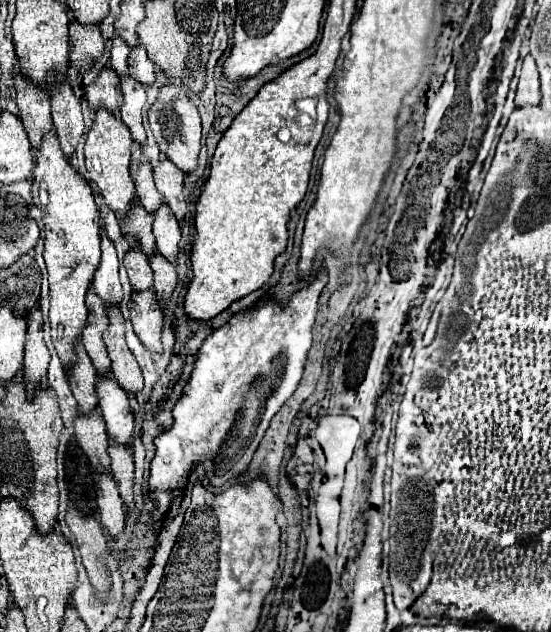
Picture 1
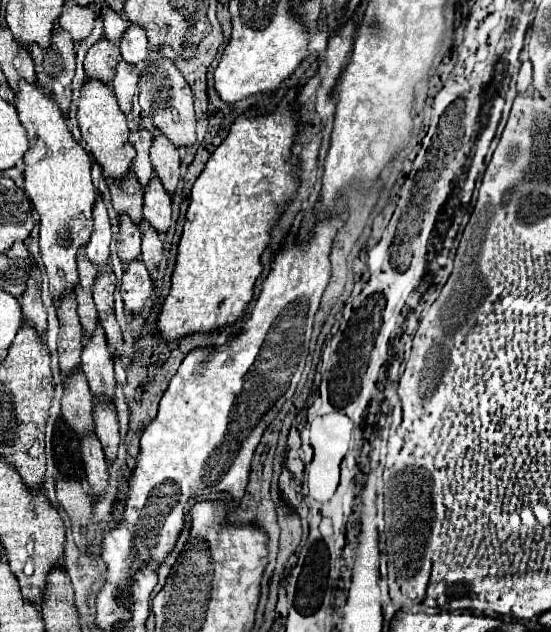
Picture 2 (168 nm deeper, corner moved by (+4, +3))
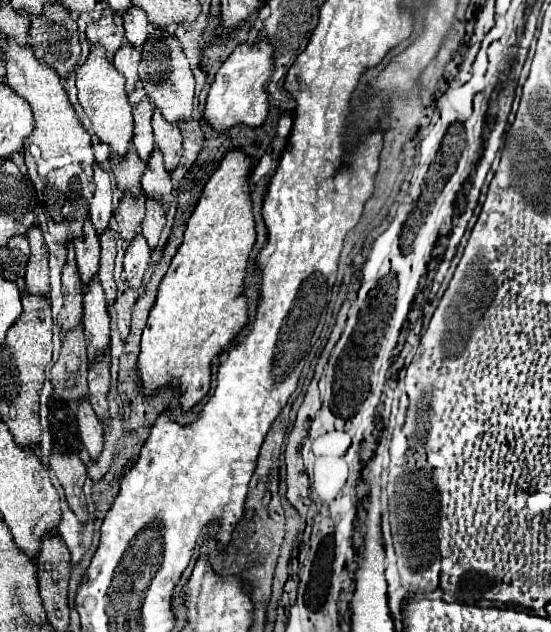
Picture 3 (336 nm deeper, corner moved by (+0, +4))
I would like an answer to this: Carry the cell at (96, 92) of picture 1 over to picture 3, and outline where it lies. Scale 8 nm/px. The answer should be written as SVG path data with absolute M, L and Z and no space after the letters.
M109 7L103 11L103 17L95 23L87 25L87 41L89 45L103 45L105 57L113 59L113 55L119 51L119 47L125 43L123 37L123 15L113 15Z

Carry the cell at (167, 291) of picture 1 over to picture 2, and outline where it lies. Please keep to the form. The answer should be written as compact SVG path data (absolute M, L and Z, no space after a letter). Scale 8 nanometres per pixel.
M143 224L143 240L141 240L141 258L147 266L147 270L151 274L157 272L159 260L163 256L163 242L161 236L157 236L157 232L153 232L153 228L149 228L149 224Z

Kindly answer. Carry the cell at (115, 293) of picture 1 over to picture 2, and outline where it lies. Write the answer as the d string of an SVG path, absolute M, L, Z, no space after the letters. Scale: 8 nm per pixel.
M97 194L95 206L93 206L93 236L91 236L89 244L85 246L85 252L99 272L107 268L109 242L111 242L109 214L107 214L107 206L105 206L103 198Z

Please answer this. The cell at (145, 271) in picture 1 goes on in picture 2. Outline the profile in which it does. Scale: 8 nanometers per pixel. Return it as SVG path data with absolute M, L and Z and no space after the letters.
M119 216L117 252L123 264L137 260L141 256L141 228L129 220L129 216Z

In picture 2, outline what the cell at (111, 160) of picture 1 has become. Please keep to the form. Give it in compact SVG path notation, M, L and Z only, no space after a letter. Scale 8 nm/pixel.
M97 78L85 80L83 86L81 86L81 98L79 98L79 106L77 106L77 120L79 120L83 140L87 142L85 146L89 148L93 158L103 166L105 176L107 178L117 178L117 180L123 178L127 174L127 170L131 168L131 160L135 156L133 154L135 150L129 144L127 118L121 112L111 86L103 84Z

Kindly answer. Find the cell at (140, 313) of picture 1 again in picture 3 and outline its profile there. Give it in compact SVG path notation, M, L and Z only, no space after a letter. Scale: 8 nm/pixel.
M137 235L137 239L133 239L133 243L127 247L125 261L123 261L125 277L131 289L143 287L143 277L145 271L149 269L149 261L151 261L151 251L145 243L145 237Z

